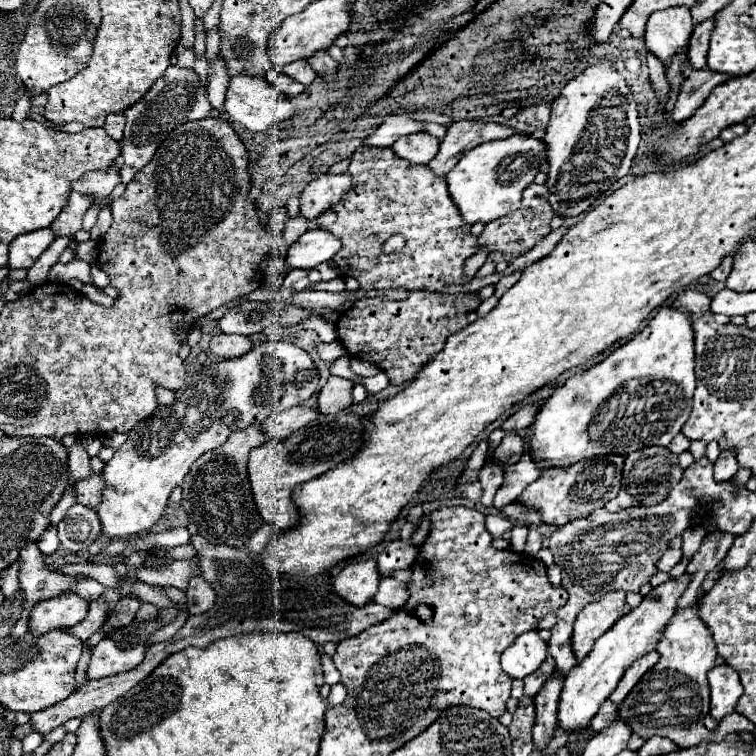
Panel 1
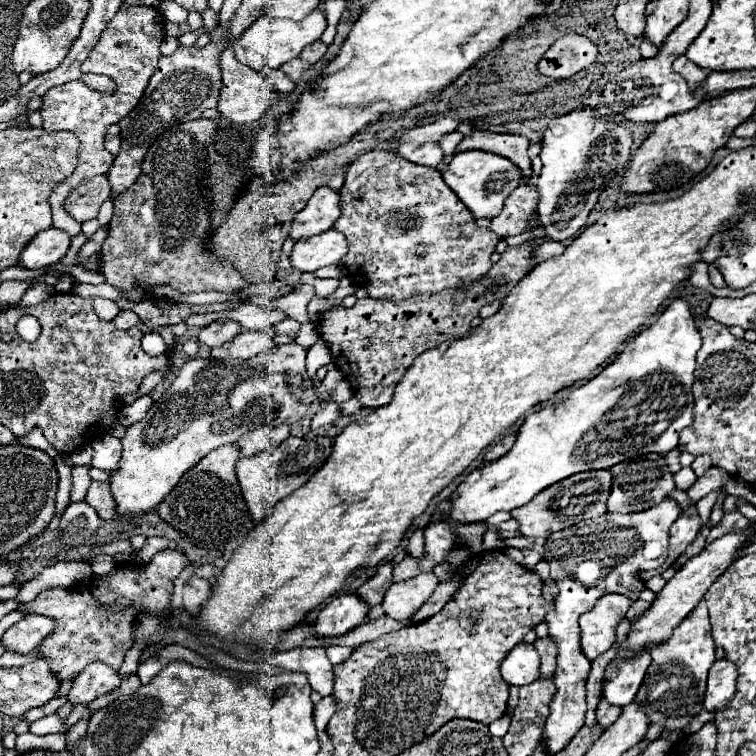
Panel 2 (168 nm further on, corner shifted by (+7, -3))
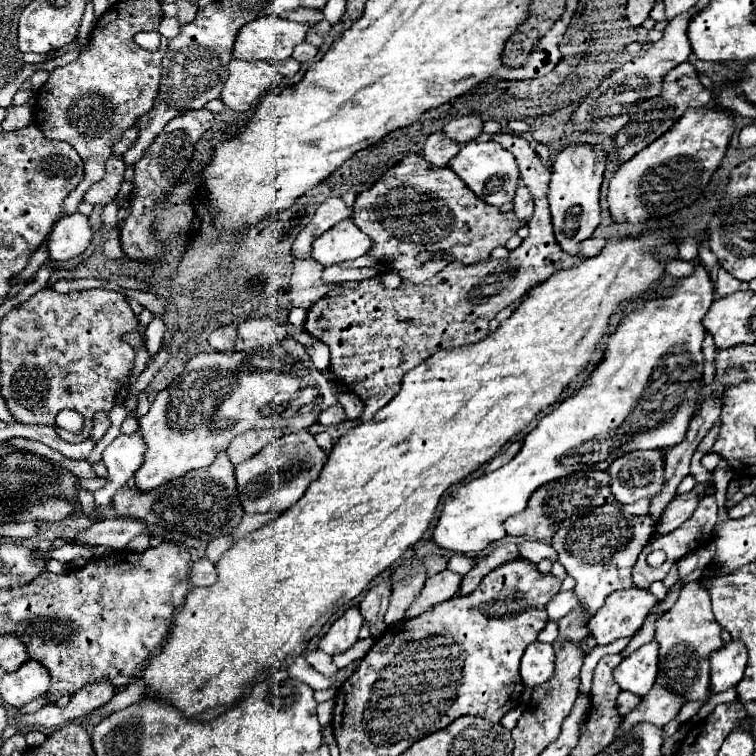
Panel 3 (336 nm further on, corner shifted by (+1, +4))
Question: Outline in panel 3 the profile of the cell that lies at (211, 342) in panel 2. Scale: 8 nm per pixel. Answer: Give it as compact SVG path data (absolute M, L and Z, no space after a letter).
M234 325L218 327L218 329L212 331L210 337L208 337L208 343L210 343L212 349L216 349L216 351L232 351L232 349L234 349L234 341L236 341L236 327L234 327Z

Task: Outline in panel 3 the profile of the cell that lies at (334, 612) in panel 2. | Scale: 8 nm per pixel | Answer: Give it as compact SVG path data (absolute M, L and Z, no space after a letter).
M348 607L328 629L326 635L322 635L318 649L322 649L328 655L336 655L346 651L356 639L358 631L364 623L364 617L358 607Z

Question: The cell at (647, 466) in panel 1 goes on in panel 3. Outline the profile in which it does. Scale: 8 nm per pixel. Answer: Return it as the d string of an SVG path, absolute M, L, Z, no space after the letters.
M660 449L626 453L608 471L610 491L620 503L652 499L664 487L664 453Z

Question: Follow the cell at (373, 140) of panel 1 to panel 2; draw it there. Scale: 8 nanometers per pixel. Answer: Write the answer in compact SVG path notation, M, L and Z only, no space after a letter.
M440 118L440 120L432 122L432 124L424 124L424 126L406 130L404 136L398 140L398 146L406 144L406 142L416 142L416 144L440 142L446 134L456 132L456 130L458 130L458 122L456 120L452 120L452 118Z

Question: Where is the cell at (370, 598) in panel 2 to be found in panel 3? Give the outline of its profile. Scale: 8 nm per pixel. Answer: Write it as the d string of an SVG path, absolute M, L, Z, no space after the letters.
M382 579L378 585L374 585L372 589L368 589L368 593L364 595L362 603L360 603L360 611L364 615L366 621L370 621L370 635L378 637L386 625L384 625L384 613L388 609L388 599L390 599L392 587L390 587L390 579Z

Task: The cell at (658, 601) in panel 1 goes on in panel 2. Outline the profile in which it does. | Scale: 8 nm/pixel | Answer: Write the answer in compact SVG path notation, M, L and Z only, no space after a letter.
M746 528L746 532L730 532L730 534L724 534L722 538L710 542L700 554L696 554L694 558L690 558L676 572L676 576L670 582L666 582L664 590L652 602L652 608L646 614L642 614L636 624L632 624L632 628L628 632L628 638L620 646L620 652L628 650L628 648L630 650L642 650L644 644L648 644L648 642L658 644L660 640L668 638L672 634L672 630L696 608L696 604L704 598L704 594L716 582L716 578L720 578L724 574L724 570L732 566L732 562L738 558L738 552L742 548L746 548L744 536L748 536L748 532L752 532L752 530Z

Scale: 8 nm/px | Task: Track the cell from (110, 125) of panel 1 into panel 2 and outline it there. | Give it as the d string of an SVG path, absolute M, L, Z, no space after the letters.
M118 124L110 126L106 132L106 150L112 156L116 156L120 152L120 128L118 128Z

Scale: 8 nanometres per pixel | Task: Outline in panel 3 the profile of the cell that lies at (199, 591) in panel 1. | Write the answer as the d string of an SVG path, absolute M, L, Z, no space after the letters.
M208 559L194 561L192 573L190 573L190 583L194 587L206 587L206 585L212 585L214 581L216 581L216 567Z

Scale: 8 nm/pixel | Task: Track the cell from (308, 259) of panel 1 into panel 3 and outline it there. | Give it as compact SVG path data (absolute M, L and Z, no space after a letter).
M346 219L314 239L312 257L324 267L328 267L342 263L346 259L362 257L366 249L370 249L370 245L372 245L370 237L366 237L352 223L352 219Z

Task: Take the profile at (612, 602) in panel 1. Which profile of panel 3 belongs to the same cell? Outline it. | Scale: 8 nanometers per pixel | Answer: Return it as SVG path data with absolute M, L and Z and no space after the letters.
M632 587L626 591L614 591L608 595L598 613L588 621L588 629L598 645L632 637L656 603L658 599L646 589Z

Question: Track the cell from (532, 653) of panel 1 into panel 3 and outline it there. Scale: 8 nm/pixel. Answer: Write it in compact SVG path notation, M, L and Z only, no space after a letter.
M534 641L526 647L520 661L520 677L524 685L536 687L554 675L554 649L550 643Z

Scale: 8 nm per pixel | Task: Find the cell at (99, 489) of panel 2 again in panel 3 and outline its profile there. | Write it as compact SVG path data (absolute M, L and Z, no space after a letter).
M220 451L214 463L206 469L196 469L162 485L156 493L138 493L128 489L118 489L112 507L118 517L132 517L138 521L162 525L168 531L184 533L202 541L212 541L222 535L230 535L242 521L244 509L238 499L234 465L226 451Z

